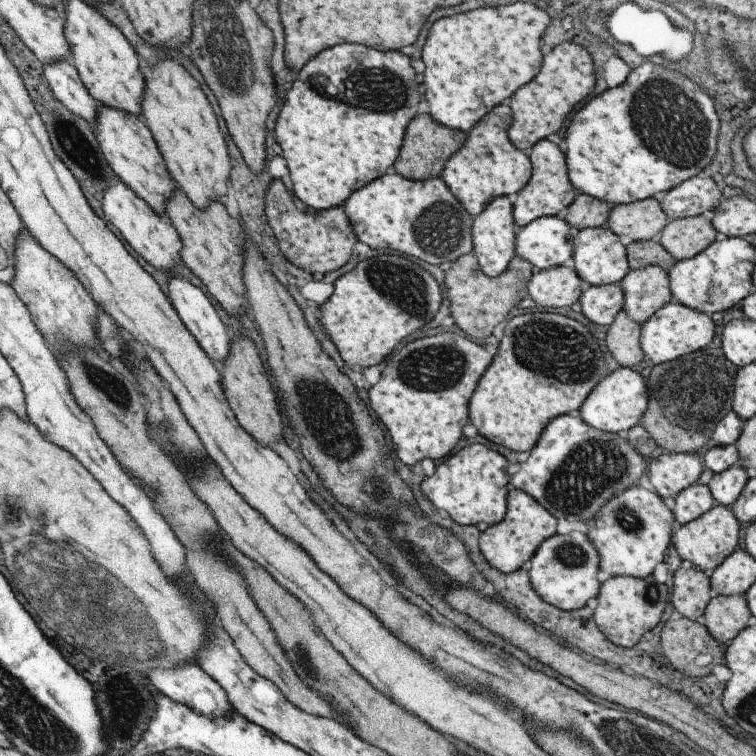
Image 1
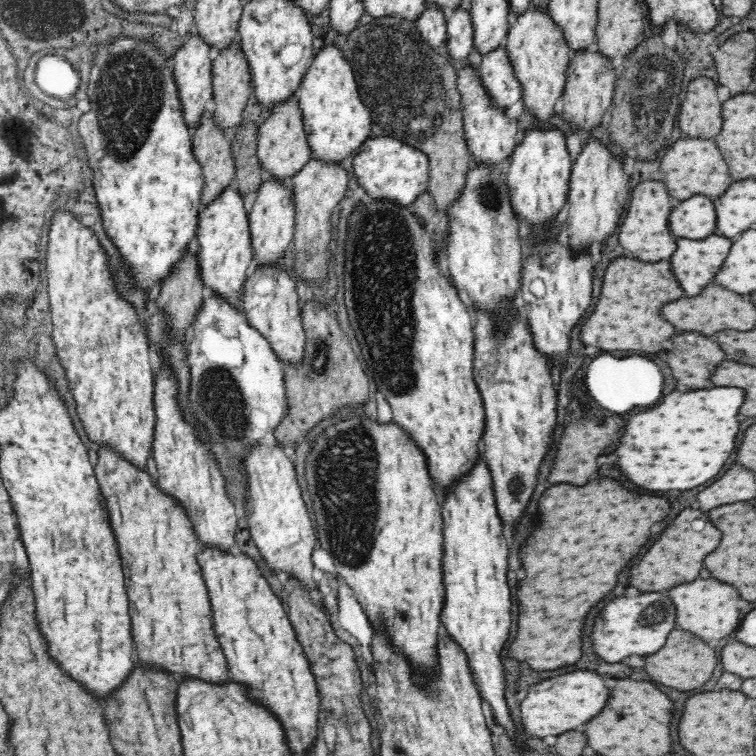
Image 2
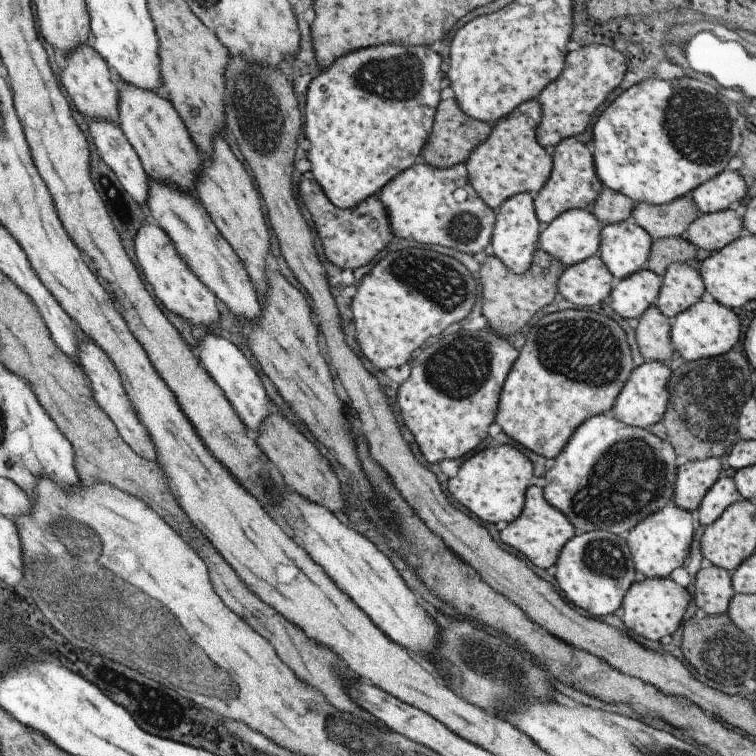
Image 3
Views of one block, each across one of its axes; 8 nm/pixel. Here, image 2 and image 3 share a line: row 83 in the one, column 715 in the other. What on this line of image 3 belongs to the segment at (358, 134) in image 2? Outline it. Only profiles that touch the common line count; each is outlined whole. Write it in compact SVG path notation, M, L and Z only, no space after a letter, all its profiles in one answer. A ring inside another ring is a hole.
M698 300L674 316L670 323L669 334L675 354L685 360L697 360L712 356L721 356L735 346L739 338L739 319L737 315L719 302L703 302Z

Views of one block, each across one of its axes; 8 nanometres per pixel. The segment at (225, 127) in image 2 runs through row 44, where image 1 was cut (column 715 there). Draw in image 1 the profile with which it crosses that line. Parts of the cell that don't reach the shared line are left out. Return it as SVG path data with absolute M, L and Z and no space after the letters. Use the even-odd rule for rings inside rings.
M697 215L667 222L656 239L676 261L680 261L699 254L718 237L711 221Z

